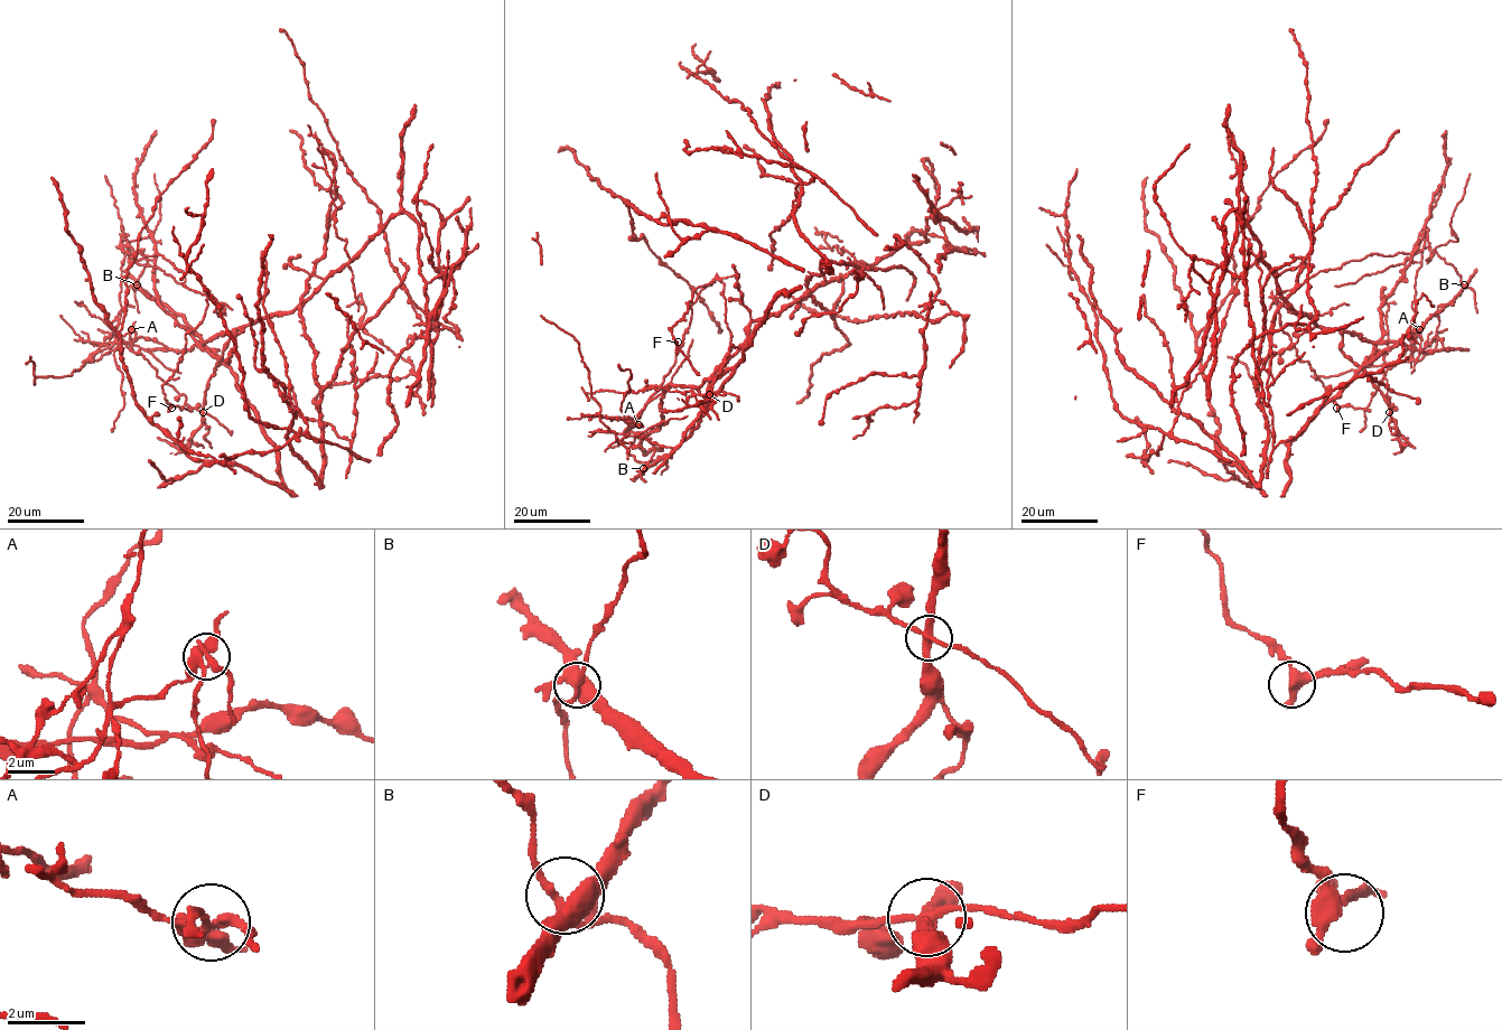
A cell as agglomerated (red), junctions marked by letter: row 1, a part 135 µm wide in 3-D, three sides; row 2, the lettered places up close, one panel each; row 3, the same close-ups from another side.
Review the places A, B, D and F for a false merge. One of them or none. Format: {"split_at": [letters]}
{"split_at": ["D"]}

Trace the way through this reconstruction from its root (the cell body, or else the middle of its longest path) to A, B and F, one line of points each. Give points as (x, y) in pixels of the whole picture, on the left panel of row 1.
A: (325, 281), (291, 310), (221, 331), (190, 349), (112, 337), (110, 350), (93, 358), (131, 329)
B: (325, 281), (291, 310), (277, 311), (242, 328), (221, 331), (205, 343), (198, 342), (180, 316), (137, 284)
F: (325, 281), (201, 343), (138, 283), (147, 258), (123, 235), (207, 297), (162, 385), (171, 408)

